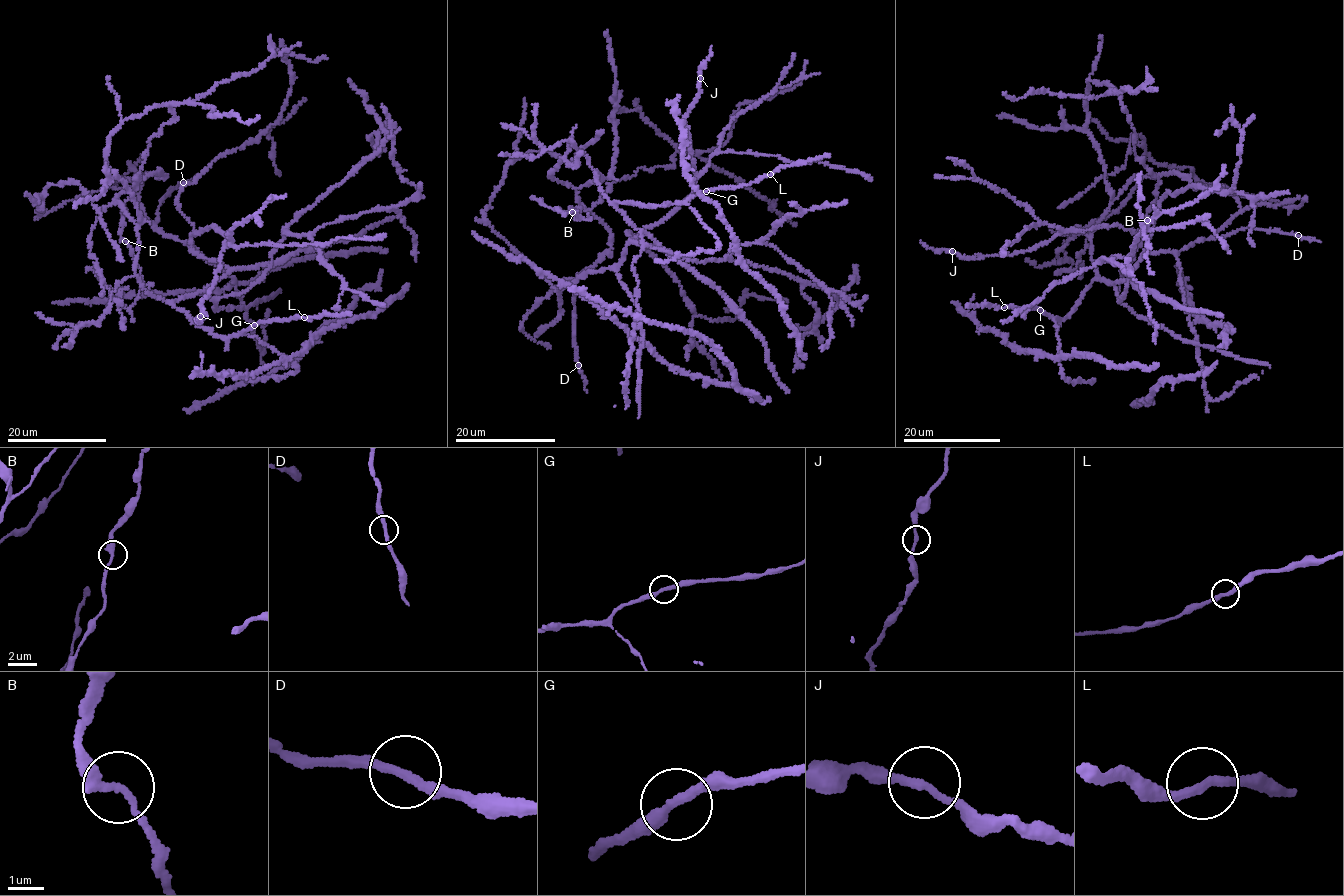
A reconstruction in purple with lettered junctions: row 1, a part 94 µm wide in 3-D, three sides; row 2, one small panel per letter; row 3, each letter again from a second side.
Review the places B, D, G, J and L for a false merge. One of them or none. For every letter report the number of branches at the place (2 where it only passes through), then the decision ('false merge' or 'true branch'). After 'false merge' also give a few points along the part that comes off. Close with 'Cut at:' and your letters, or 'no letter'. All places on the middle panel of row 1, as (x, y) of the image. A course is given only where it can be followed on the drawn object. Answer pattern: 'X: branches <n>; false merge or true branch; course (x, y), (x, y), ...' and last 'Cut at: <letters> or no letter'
B: branches 2; false merge; course (573, 212), (575, 219), (580, 218), (574, 212), (563, 213), (531, 197)
D: branches 2; true branch
G: branches 2; true branch
J: branches 2; true branch
L: branches 2; true branch
Cut at: B

